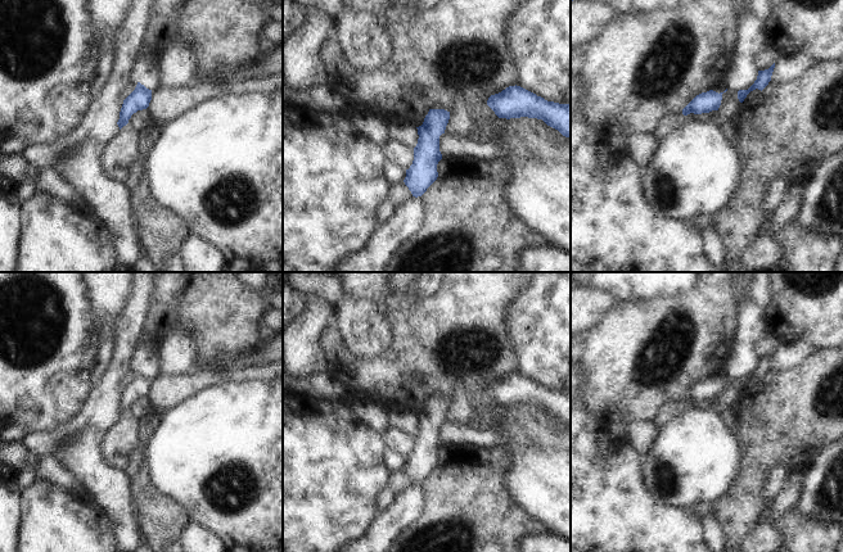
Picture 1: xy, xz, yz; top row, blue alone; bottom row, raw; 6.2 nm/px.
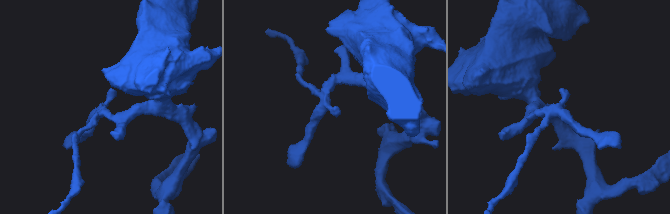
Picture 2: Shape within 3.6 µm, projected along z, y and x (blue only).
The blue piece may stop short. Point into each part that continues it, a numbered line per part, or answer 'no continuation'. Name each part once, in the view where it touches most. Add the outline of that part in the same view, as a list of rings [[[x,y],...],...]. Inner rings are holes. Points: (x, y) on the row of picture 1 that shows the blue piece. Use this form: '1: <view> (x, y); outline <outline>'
no continuation

